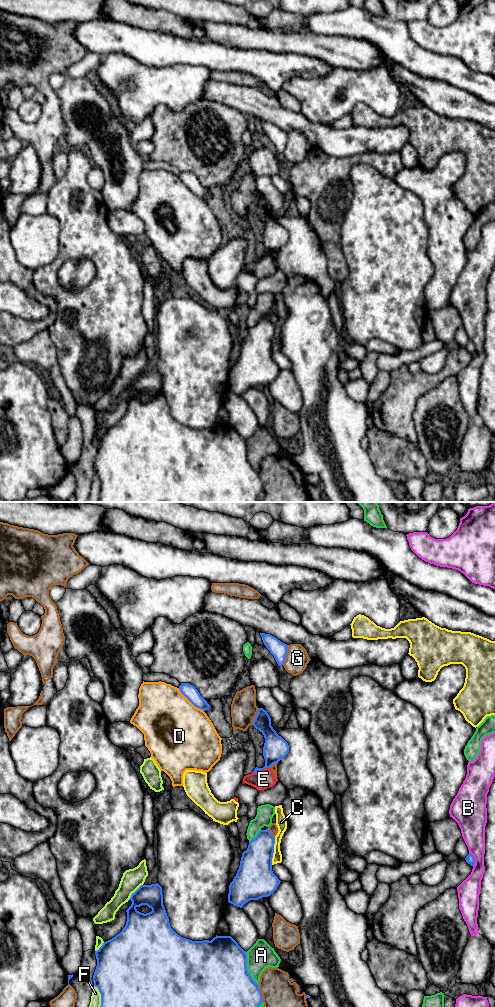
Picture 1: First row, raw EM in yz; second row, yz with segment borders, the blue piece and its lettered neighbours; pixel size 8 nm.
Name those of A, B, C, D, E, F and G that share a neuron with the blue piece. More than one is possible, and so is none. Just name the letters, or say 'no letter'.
no letter

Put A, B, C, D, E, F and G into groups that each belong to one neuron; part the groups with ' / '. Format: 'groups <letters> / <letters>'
groups A / B / C / D / E / F / G

